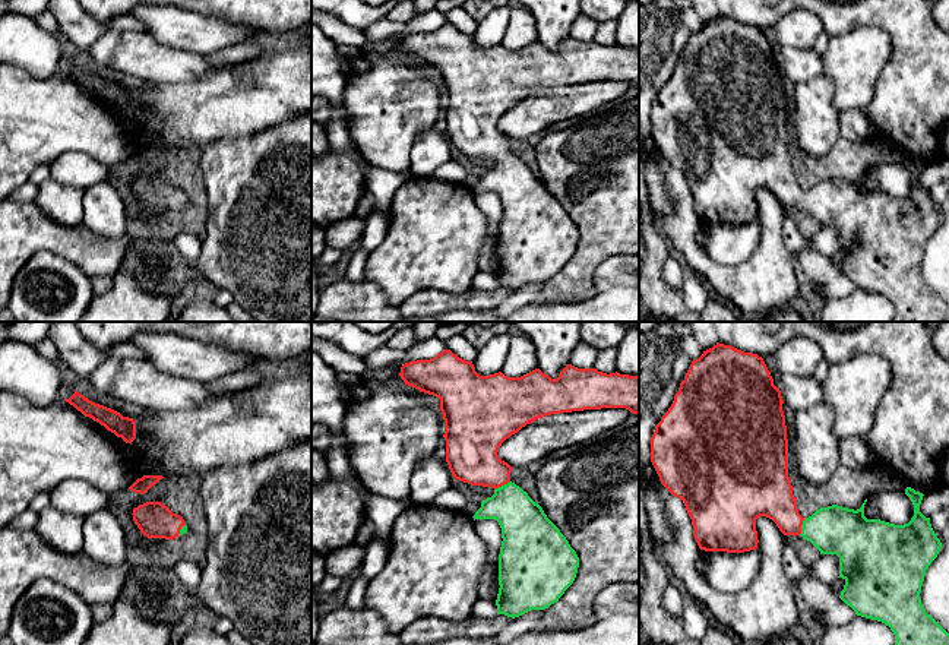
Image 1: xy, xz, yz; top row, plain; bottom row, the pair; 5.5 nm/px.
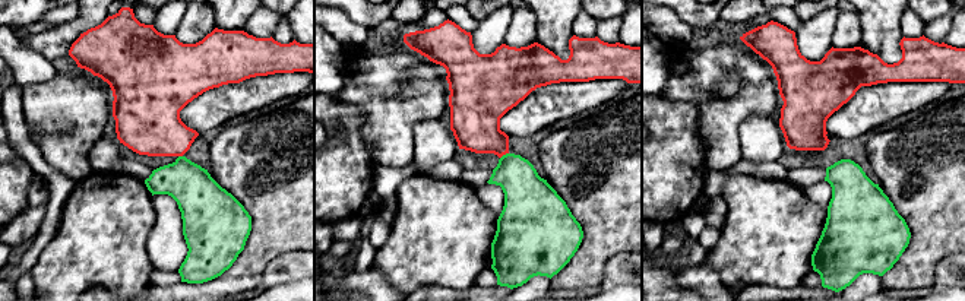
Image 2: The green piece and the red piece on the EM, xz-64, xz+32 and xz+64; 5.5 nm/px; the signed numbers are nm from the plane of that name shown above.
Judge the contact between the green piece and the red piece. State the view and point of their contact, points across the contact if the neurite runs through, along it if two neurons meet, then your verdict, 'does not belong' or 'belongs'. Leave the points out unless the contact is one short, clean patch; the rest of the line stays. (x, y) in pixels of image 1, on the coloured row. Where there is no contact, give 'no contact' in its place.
meets green in yz at (802, 527); runs through yz (834, 530), (802, 527), (769, 495); belongs

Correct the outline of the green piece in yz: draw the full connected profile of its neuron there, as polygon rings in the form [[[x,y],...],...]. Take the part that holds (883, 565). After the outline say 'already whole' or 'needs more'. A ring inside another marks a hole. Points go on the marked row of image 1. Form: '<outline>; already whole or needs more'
[[[717,342],[692,361],[671,407],[655,426],[651,437],[651,462],[661,484],[683,500],[699,548],[727,553],[756,550],[759,543],[756,519],[766,516],[776,524],[784,535],[801,535],[820,554],[836,554],[839,557],[838,578],[845,581],[839,598],[857,616],[889,626],[895,635],[895,645],[949,645],[949,633],[926,613],[920,598],[926,570],[942,548],[930,518],[920,512],[924,494],[911,487],[905,489],[905,494],[914,505],[914,516],[904,525],[867,519],[864,516],[867,499],[857,510],[832,505],[803,518],[798,513],[788,477],[788,439],[782,404],[781,391],[774,385],[771,371],[757,354]]]; needs more

